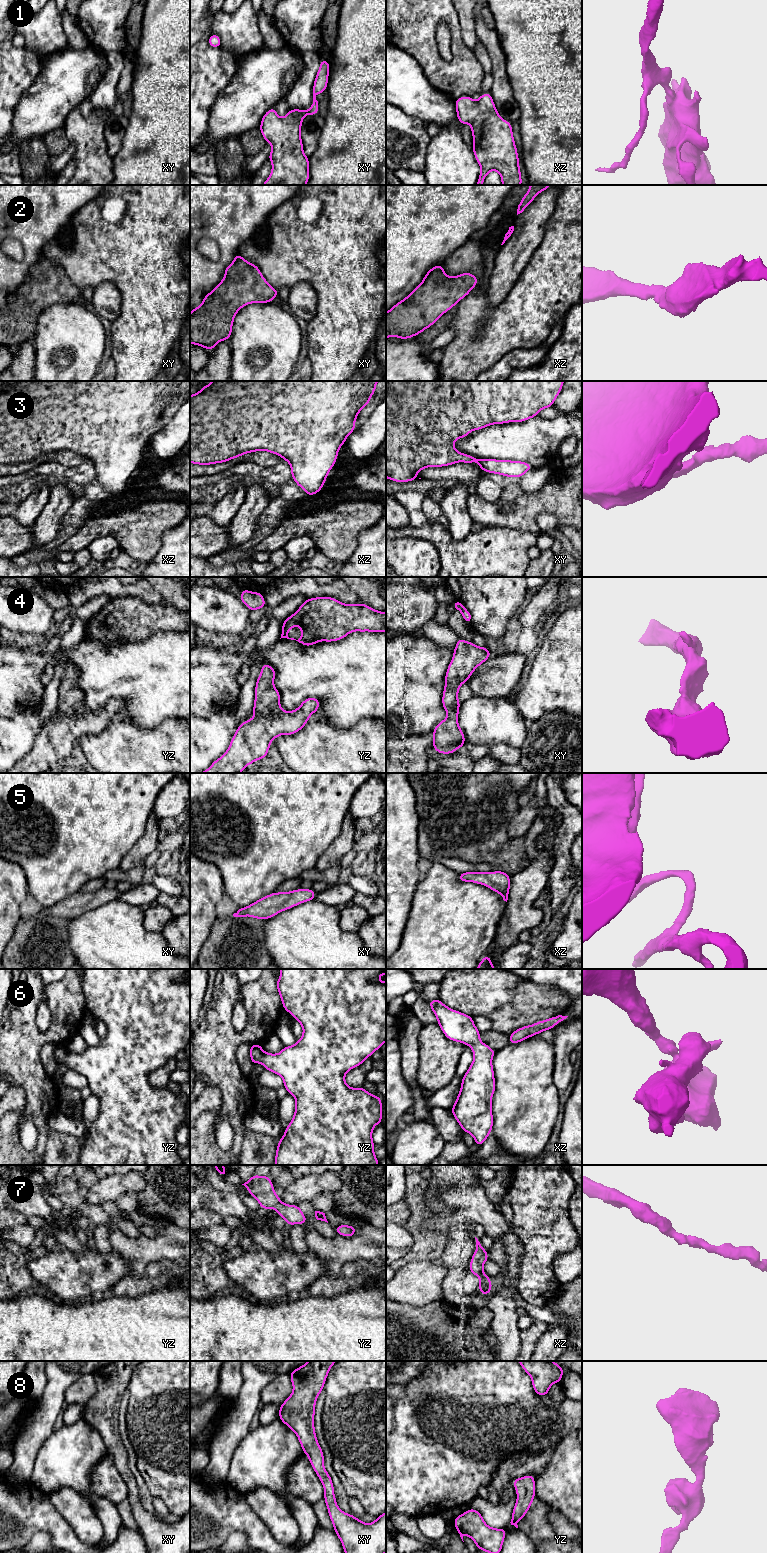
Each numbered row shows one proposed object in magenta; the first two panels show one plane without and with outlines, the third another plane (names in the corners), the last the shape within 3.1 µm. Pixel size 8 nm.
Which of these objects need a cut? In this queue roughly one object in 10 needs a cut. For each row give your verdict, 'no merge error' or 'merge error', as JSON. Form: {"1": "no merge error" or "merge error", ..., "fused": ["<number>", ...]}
{"1": "no merge error", "2": "no merge error", "3": "no merge error", "4": "no merge error", "5": "no merge error", "6": "no merge error", "7": "no merge error", "8": "no merge error", "fused": []}

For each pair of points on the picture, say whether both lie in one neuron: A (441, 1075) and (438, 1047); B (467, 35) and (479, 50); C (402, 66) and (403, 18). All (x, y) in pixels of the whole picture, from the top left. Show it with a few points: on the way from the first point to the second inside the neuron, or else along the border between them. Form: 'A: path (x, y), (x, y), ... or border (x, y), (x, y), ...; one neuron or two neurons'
A: path (441, 1068), (438, 1062), (438, 1054); one neuron
B: border (478, 39), (472, 49); two neurons
C: border (396, 46), (408, 52), (420, 64); two neurons

